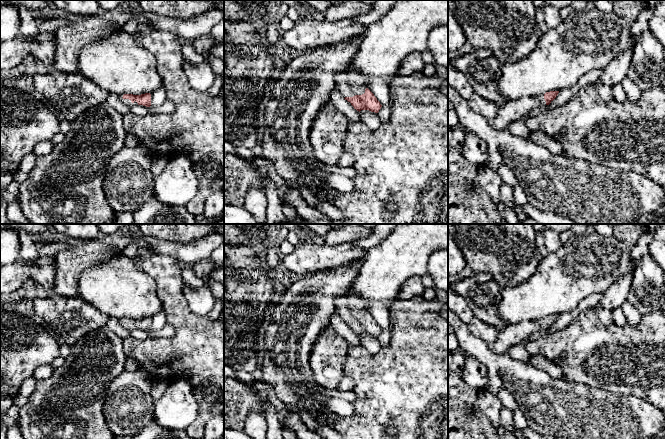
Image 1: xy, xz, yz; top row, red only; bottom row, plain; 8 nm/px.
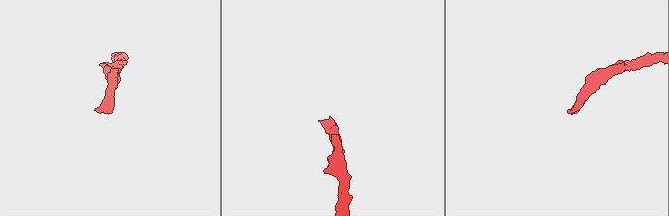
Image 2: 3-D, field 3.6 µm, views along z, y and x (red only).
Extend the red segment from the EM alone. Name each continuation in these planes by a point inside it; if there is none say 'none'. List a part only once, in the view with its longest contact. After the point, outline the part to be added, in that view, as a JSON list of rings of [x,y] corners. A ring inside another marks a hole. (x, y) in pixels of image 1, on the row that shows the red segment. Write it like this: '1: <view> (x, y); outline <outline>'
1: xz (349, 82); outline [[[349,67],[335,75],[335,82],[343,98],[365,93],[364,78]]]

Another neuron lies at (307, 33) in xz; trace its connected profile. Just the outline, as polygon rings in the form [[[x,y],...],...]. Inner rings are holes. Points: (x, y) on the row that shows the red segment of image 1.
[[[300,16],[292,29],[282,33],[281,42],[288,48],[303,52],[349,41],[365,35],[367,29],[365,24],[350,19],[331,22]]]

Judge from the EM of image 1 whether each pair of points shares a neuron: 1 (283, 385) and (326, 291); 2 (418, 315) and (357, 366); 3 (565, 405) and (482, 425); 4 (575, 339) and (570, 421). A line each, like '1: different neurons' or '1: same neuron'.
1: same neuron
2: same neuron
3: different neurons
4: different neurons

